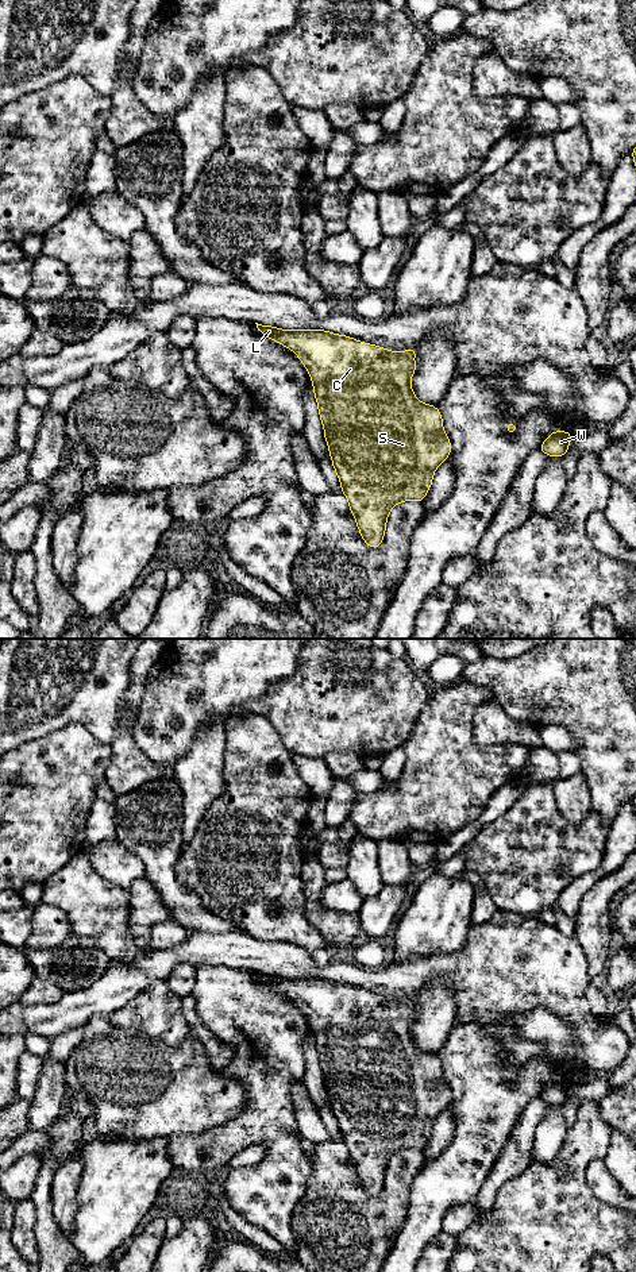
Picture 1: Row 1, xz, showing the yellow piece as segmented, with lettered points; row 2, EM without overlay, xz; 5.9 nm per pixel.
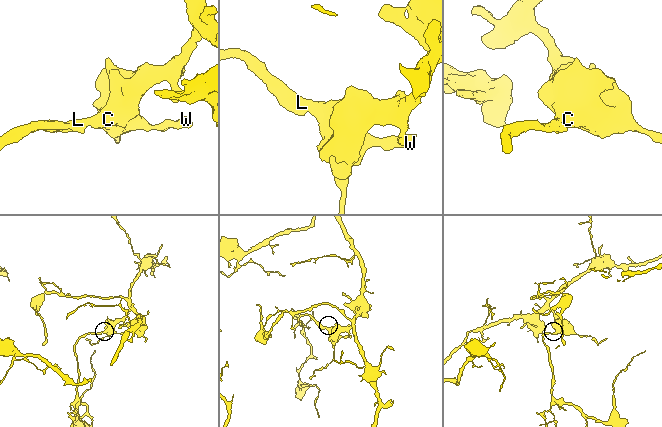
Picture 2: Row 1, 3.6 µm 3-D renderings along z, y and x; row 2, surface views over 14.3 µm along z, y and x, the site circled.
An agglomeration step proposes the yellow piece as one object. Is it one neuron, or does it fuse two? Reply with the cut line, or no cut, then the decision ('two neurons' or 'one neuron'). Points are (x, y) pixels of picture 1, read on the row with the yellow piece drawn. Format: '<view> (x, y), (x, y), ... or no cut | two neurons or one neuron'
no cut | one neuron

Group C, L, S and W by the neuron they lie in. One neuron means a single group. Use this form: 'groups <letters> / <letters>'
groups C L S W

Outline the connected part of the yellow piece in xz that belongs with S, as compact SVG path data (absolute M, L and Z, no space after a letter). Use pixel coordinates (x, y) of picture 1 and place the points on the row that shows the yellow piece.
M255 324L262 335L292 350L308 370L342 493L347 497L362 539L369 547L378 548L383 541L390 510L398 502L424 501L436 469L450 456L452 448L438 406L419 401L410 386L416 371L416 348L396 352L324 329L280 329Z

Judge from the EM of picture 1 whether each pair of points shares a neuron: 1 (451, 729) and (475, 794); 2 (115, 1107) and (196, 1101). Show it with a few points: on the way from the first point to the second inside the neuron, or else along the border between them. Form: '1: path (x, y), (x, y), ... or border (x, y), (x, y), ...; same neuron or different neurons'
1: path (451, 746), (451, 770), (459, 778); same neuron
2: path (135, 1099), (176, 1099); same neuron

